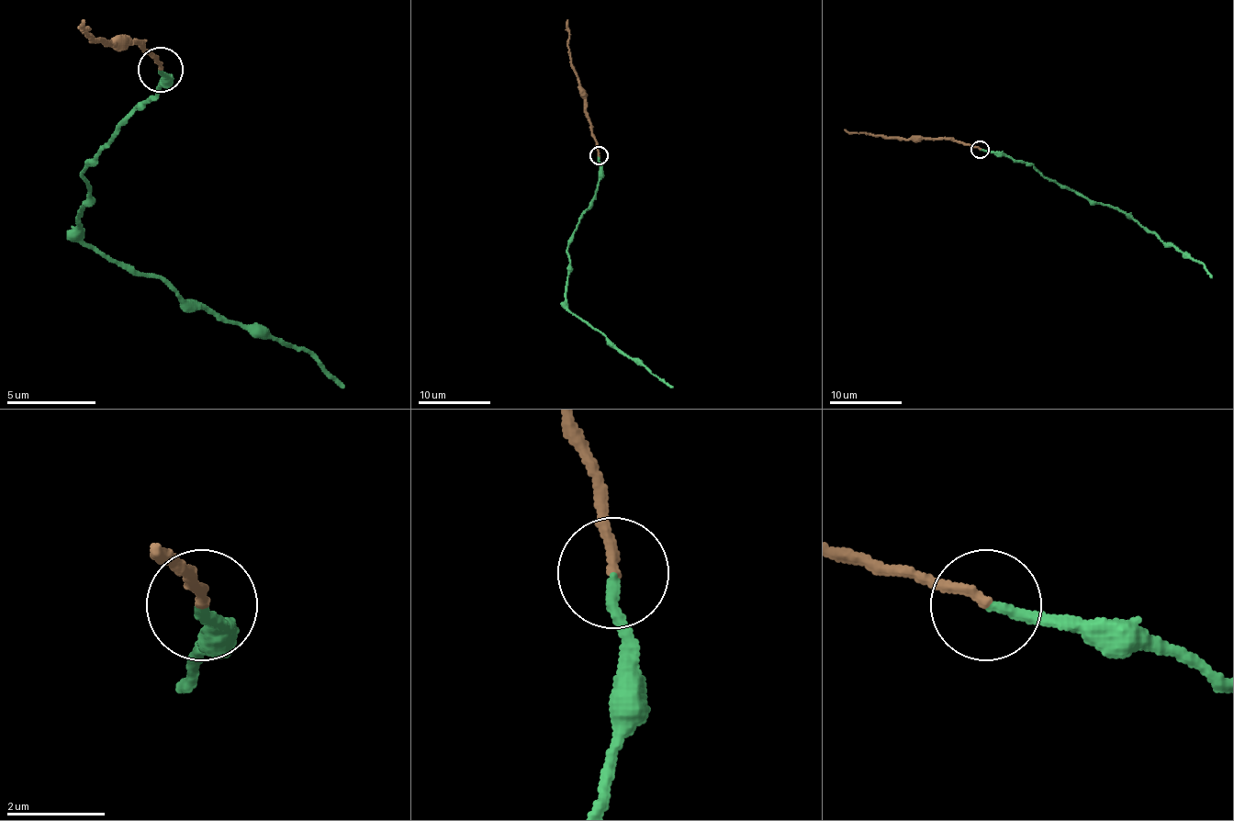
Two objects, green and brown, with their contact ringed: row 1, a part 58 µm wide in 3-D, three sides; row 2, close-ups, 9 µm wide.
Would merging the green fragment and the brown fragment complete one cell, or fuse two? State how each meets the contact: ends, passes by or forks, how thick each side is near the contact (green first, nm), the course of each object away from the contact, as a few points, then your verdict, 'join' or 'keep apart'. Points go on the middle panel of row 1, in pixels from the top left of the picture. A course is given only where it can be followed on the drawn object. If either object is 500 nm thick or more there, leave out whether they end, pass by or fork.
green ends there; brown ends there; 190 nm thick on the green side, 200 nm on the other; green runs (599, 156), (595, 199), (579, 219), (568, 246), (570, 266), (566, 306), (630, 356), (641, 360), (673, 386); brown runs (599, 156), (589, 125), (586, 93), (574, 69), (568, 48), (566, 20); join

